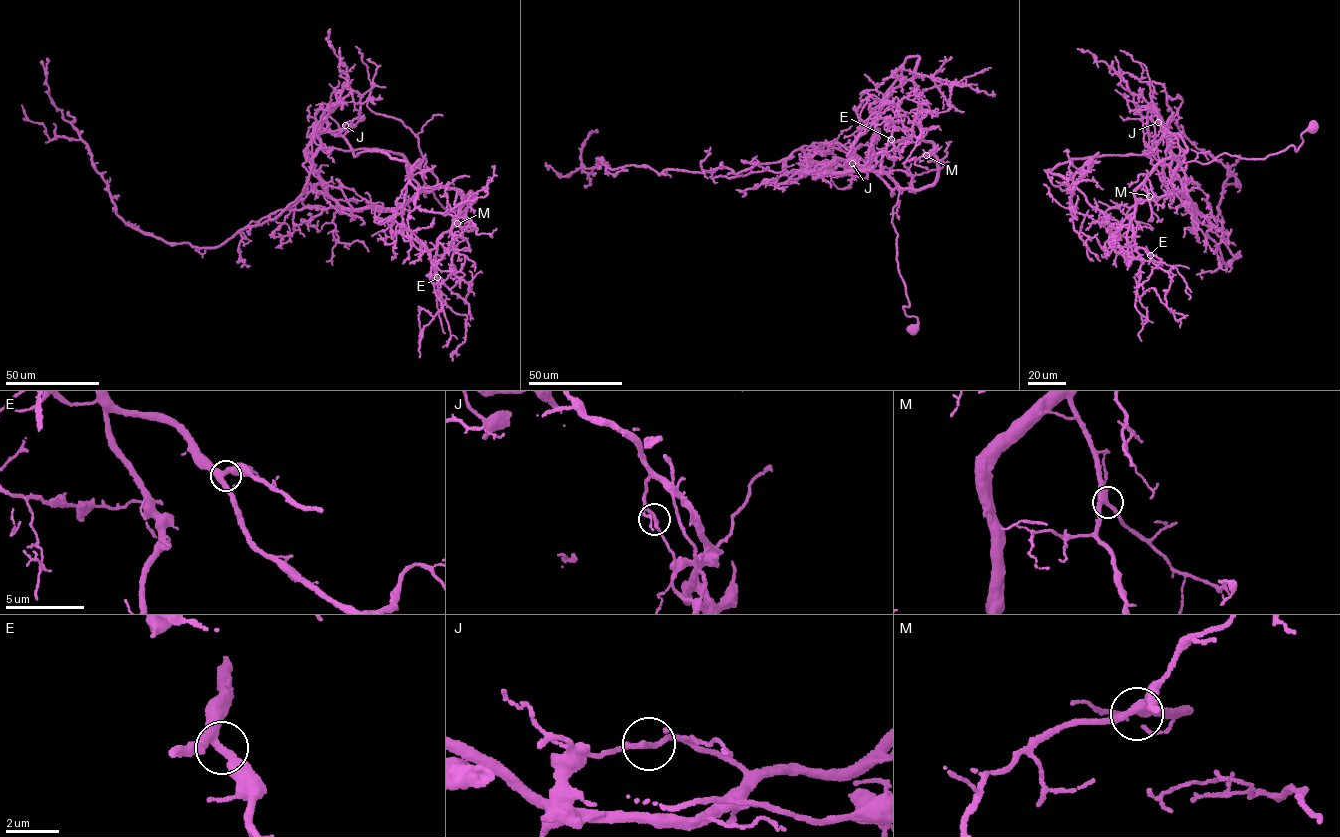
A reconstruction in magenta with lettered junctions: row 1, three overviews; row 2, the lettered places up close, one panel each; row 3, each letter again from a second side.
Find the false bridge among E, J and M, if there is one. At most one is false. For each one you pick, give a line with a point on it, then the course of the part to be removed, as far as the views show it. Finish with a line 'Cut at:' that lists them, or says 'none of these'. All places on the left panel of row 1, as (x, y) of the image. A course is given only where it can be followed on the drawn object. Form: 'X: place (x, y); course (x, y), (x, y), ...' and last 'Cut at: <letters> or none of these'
J: place (345, 125); course (345, 125), (340, 133), (355, 156), (381, 149), (405, 162), (402, 221), (426, 246), (433, 267), (444, 243)
Cut at: J

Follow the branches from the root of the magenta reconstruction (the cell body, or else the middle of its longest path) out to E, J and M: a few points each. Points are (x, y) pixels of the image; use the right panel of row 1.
E: (1311, 128), (1297, 150), (1264, 158), (1158, 164), (1130, 216), (1150, 255)
J: (1311, 128), (1297, 150), (1179, 163), (1173, 188), (1188, 199), (1158, 122)
M: (1311, 128), (1297, 150), (1264, 158), (1225, 153), (1181, 163), (1170, 156), (1147, 177), (1149, 196)

